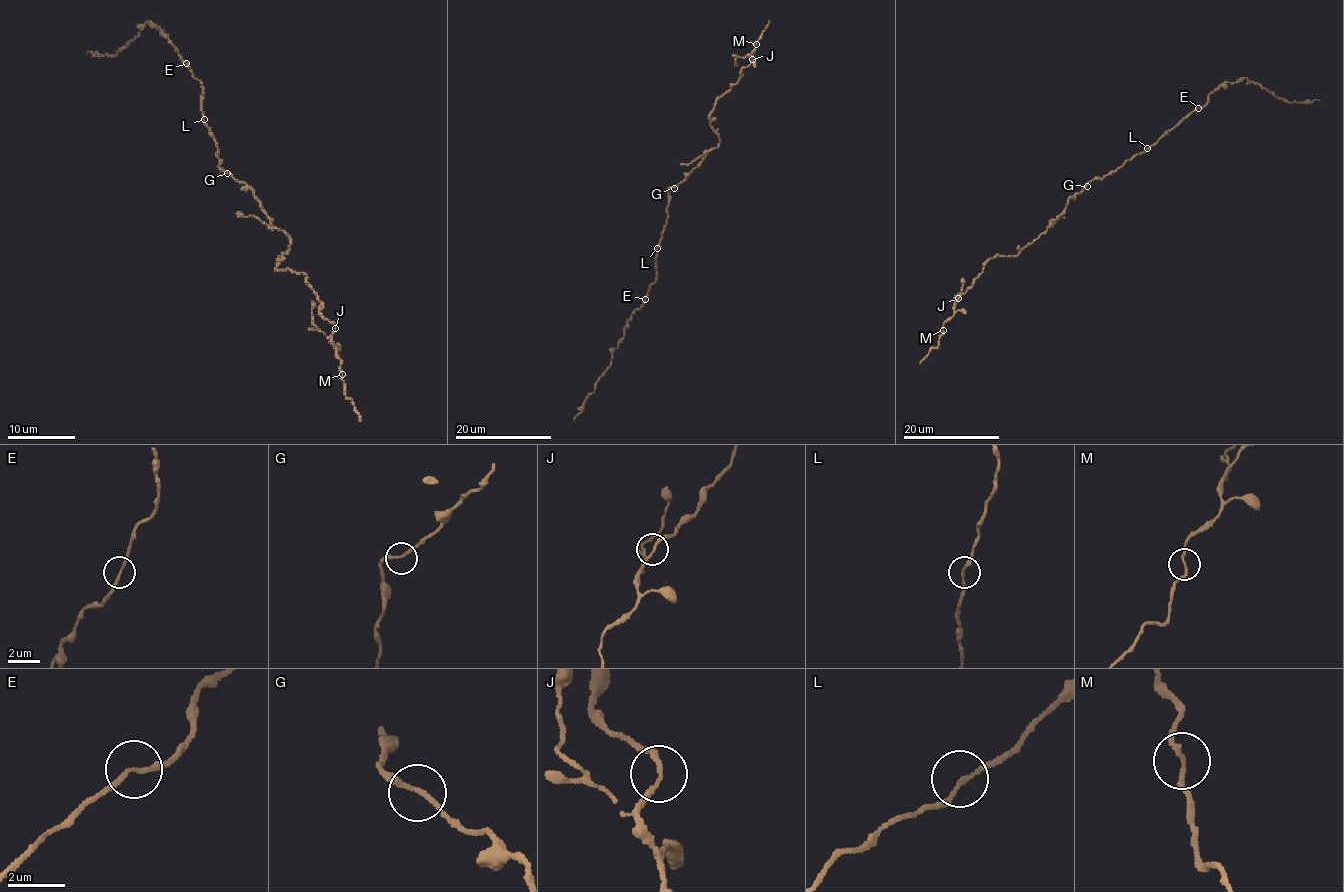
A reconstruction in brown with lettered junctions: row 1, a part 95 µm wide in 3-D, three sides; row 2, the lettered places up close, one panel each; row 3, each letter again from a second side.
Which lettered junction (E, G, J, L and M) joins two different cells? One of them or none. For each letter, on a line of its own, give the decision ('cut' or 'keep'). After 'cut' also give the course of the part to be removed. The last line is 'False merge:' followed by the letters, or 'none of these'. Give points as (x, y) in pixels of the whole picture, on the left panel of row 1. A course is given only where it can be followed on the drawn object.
E: keep
G: keep
J: keep
L: keep
M: keep
False merge: none of these

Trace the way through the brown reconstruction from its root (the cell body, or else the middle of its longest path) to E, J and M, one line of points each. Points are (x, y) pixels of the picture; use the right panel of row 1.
E: (1088, 183), (1102, 179), (1143, 153), (1198, 108)
J: (1088, 183), (1068, 200), (1066, 208), (1050, 221), (1047, 230), (1016, 255), (991, 258), (974, 283), (958, 298)
M: (1088, 183), (1068, 200), (1047, 230), (1016, 255), (997, 255), (985, 264), (974, 283), (960, 296), (943, 330)

